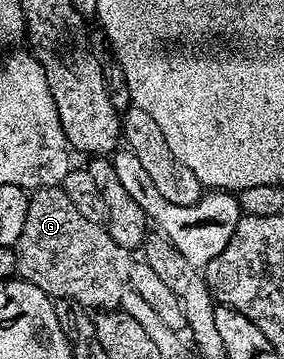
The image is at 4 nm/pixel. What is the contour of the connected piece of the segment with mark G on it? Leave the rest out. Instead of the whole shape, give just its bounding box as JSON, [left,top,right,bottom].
[17,187,125,310]

